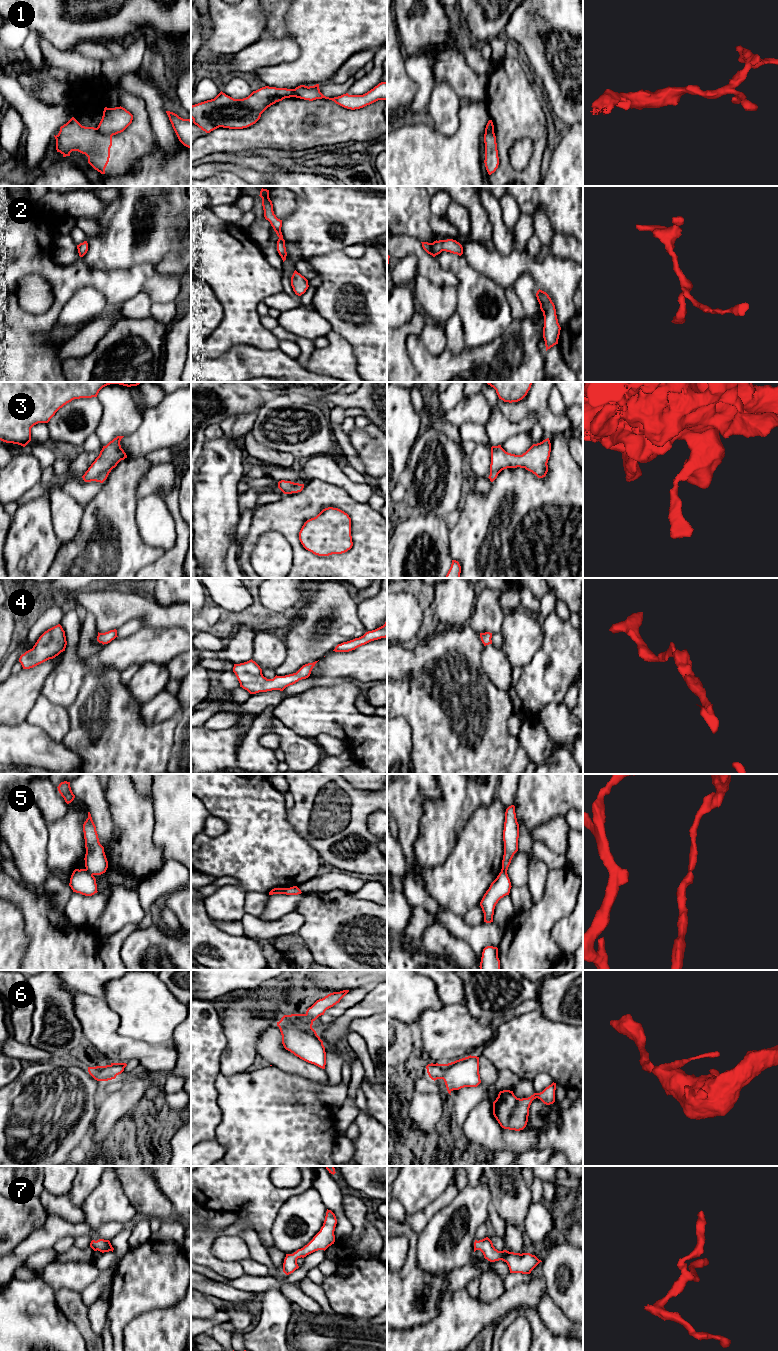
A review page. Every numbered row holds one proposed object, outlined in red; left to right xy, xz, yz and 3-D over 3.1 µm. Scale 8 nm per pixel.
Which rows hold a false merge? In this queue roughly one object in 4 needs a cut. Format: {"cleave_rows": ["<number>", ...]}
{"cleave_rows": ["1", "5"]}

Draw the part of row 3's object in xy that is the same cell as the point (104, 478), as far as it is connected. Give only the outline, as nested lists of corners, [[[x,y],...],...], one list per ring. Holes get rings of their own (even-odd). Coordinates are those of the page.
[[[117,436],[106,446],[103,446],[99,456],[82,476],[85,482],[96,481],[103,483],[111,470],[115,468],[121,460],[127,458],[126,453],[120,445],[123,437],[124,436]]]

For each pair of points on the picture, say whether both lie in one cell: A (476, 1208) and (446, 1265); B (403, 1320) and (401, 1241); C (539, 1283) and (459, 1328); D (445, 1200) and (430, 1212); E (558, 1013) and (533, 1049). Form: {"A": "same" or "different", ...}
{"A": "same", "B": "different", "C": "same", "D": "same", "E": "different"}

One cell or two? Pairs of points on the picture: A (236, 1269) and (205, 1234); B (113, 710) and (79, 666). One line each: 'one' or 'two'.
A: one
B: two

